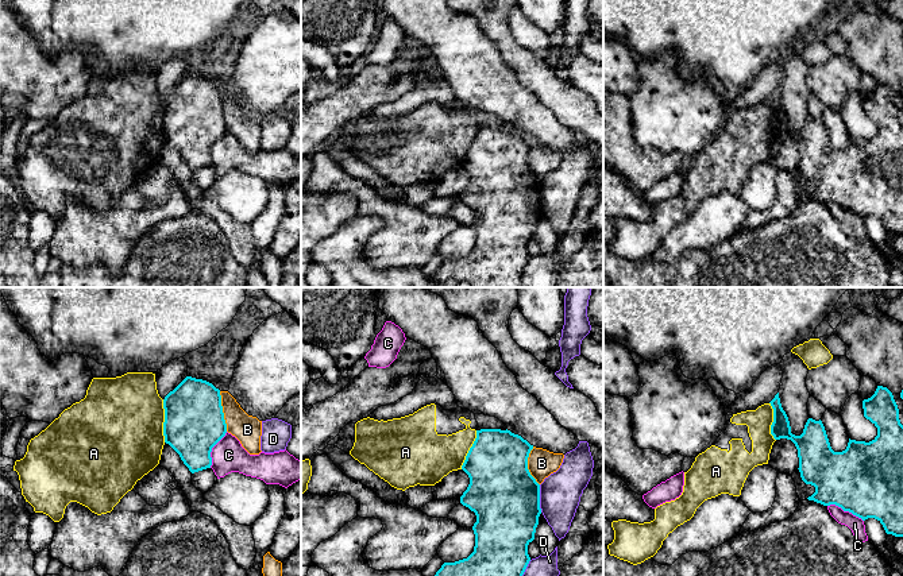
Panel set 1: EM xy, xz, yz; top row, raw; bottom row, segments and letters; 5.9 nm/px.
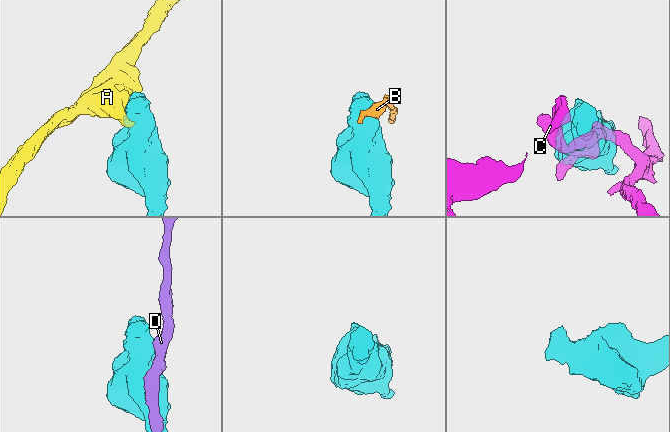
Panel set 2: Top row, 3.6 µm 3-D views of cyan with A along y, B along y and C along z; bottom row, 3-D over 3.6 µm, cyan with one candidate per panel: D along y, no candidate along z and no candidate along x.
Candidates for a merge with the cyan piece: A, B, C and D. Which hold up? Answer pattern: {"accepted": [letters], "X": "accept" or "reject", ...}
{"accepted": [], "A": "reject", "B": "reject", "C": "reject", "D": "reject"}

